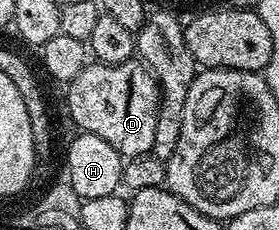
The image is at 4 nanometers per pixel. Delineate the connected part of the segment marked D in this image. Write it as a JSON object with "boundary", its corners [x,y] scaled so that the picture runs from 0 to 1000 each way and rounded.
{"boundary":[[[487,252],[427,283],[323,270],[244,365],[240,500],[301,583],[369,596],[441,683],[530,678],[556,613],[563,504],[584,465],[577,383],[548,313]]]}

